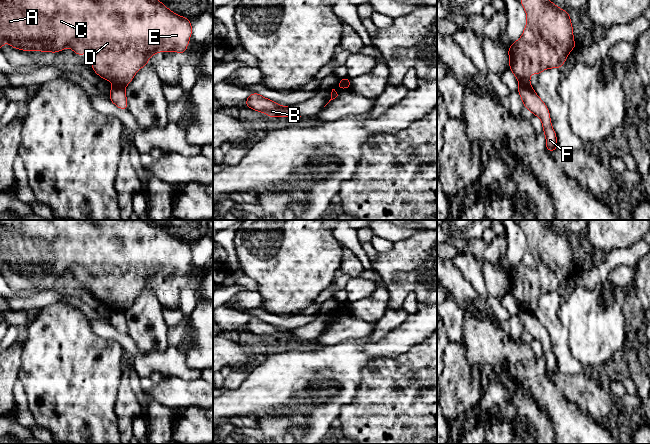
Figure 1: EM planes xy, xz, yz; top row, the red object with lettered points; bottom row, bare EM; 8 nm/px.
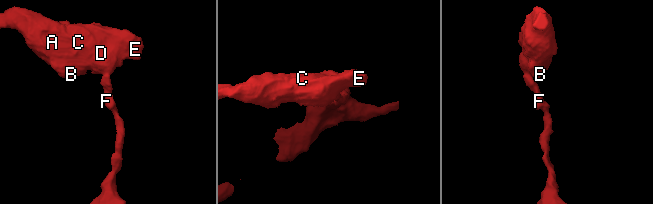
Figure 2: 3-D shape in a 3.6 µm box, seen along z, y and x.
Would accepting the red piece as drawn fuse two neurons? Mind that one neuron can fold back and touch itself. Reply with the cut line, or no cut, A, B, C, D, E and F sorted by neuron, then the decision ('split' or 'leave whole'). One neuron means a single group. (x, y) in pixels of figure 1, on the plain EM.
cut xy (114, 308), (123, 311); groups A B C D E / F; split

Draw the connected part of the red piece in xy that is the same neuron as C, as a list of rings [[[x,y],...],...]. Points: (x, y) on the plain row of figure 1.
[[[0,220],[0,275],[6,264],[12,272],[23,275],[34,274],[44,276],[54,276],[55,278],[66,271],[70,271],[76,278],[82,280],[87,276],[93,276],[93,285],[90,287],[92,294],[99,301],[104,302],[114,309],[125,311],[132,304],[136,296],[149,287],[149,280],[153,280],[160,275],[177,275],[181,280],[187,273],[189,263],[192,258],[191,244],[179,240],[170,235],[159,223],[146,220],[47,220],[49,223],[36,224],[36,220]]]

